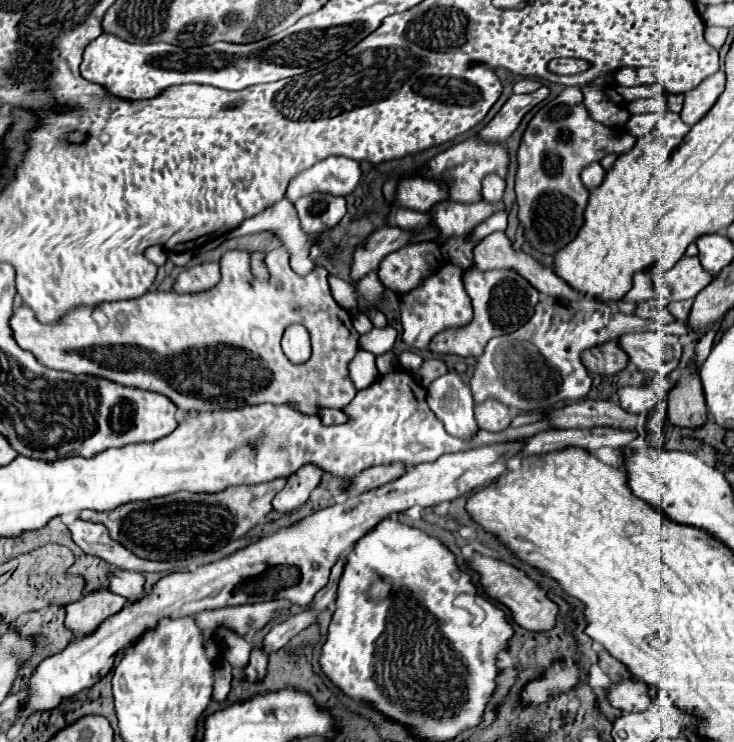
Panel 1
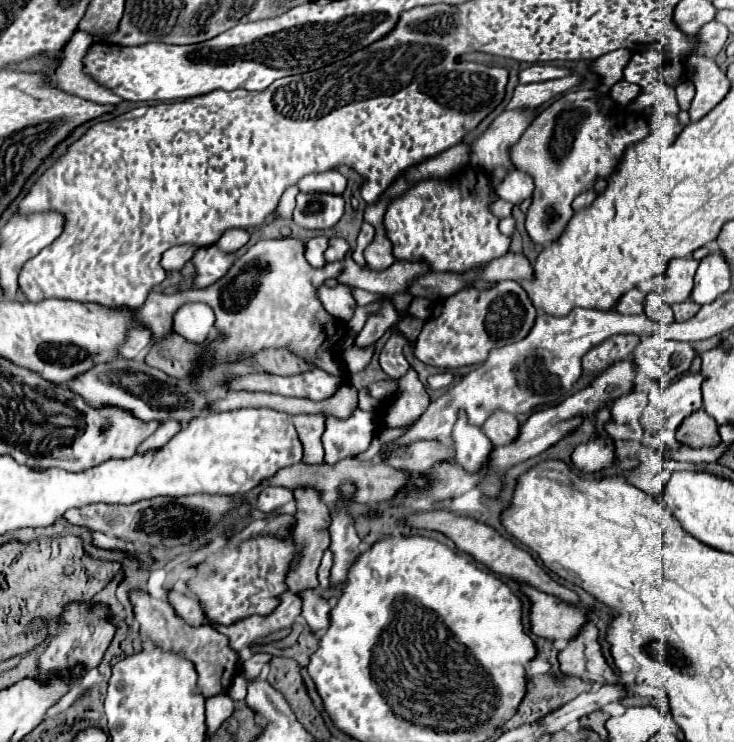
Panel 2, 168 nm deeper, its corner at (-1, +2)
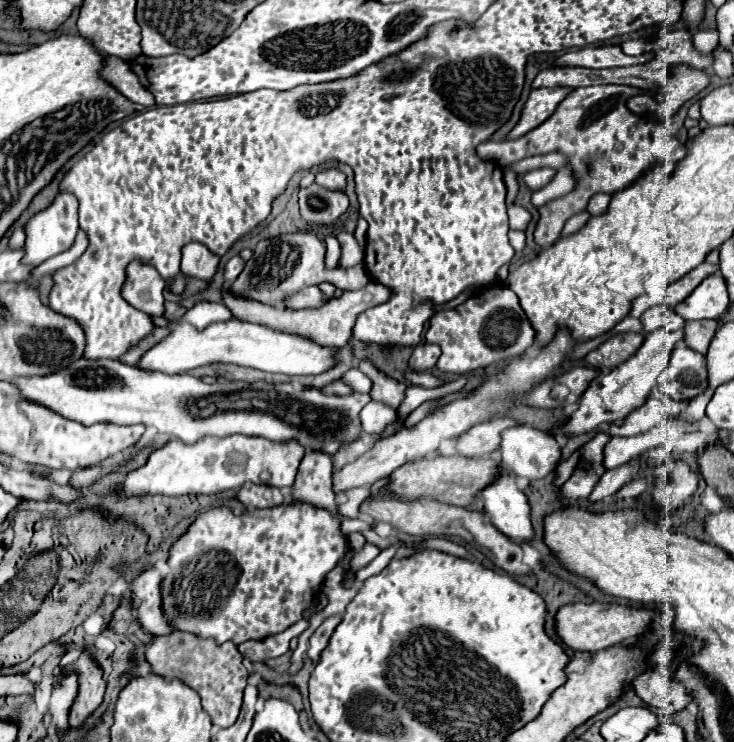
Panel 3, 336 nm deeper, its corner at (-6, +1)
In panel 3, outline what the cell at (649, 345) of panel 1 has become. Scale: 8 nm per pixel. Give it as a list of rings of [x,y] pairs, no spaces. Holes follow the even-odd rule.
[[[686,346],[672,352],[668,368],[658,376],[658,390],[672,400],[688,400],[700,396],[708,386],[708,370],[704,356]]]

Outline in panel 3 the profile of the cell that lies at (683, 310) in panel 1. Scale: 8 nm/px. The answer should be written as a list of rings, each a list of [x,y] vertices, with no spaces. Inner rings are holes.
[[[692,320],[684,328],[684,332],[686,332],[684,342],[694,352],[700,352],[702,356],[706,356],[708,344],[714,338],[716,330],[718,330],[718,320]]]

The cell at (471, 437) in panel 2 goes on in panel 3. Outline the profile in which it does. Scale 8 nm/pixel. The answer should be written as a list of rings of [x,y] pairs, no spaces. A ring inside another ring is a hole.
[[[514,474],[500,476],[494,484],[484,488],[480,500],[484,502],[492,524],[504,532],[504,536],[520,546],[534,538],[528,498],[518,490]]]

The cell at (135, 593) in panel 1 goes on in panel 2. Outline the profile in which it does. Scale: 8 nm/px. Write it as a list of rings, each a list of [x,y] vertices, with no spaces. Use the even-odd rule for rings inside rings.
[[[133,589],[129,591],[129,601],[135,611],[135,619],[139,621],[141,631],[163,651],[179,651],[183,653],[189,661],[195,663],[195,669],[199,673],[199,689],[205,697],[217,695],[217,693],[227,693],[233,675],[239,671],[239,655],[229,647],[229,639],[221,633],[217,633],[211,627],[189,627],[183,617],[175,615],[175,609],[171,603],[165,599],[157,599],[149,595],[147,591]]]

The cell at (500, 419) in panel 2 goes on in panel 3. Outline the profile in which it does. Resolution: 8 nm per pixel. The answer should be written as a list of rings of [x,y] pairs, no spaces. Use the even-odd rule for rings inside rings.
[[[532,426],[508,428],[502,434],[502,464],[516,476],[528,480],[546,478],[558,468],[562,450],[552,434]]]

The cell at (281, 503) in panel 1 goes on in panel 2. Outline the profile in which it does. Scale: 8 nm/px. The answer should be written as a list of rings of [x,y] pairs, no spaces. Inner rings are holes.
[[[267,487],[265,491],[261,491],[261,495],[257,497],[257,503],[259,503],[259,509],[263,513],[273,513],[277,511],[279,507],[283,507],[285,503],[291,503],[295,501],[293,497],[293,491],[287,489],[287,487]]]

